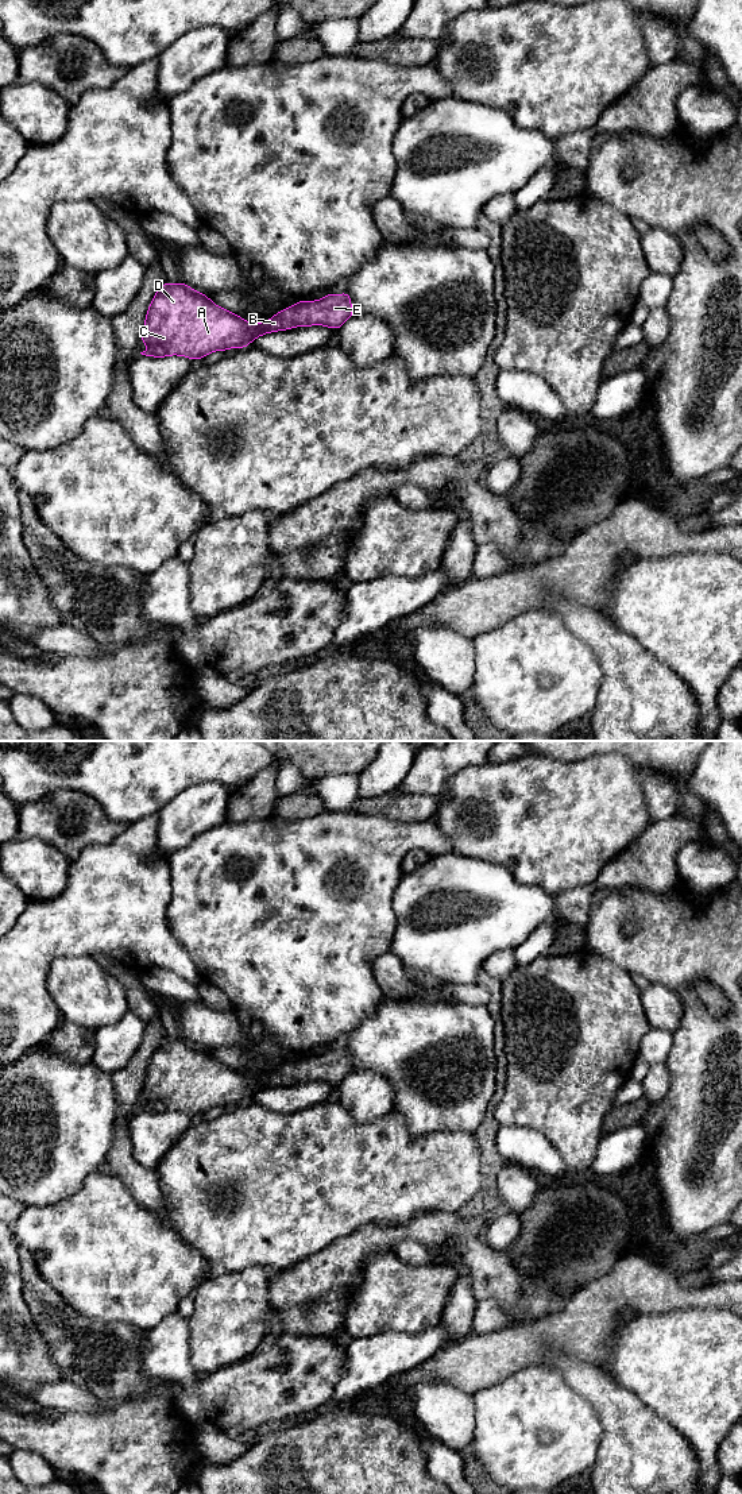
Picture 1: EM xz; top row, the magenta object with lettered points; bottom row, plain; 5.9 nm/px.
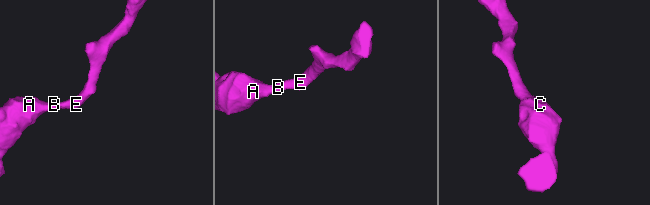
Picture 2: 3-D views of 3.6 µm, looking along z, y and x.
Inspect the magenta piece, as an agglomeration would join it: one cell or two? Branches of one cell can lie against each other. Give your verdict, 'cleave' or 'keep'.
keep

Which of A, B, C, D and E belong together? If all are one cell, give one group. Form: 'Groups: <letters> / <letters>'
Groups: A B C D E

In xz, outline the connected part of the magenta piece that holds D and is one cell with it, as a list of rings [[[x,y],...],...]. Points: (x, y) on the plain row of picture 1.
[[[166,1038],[156,1046],[143,1081],[140,1097],[148,1104],[142,1111],[186,1112],[192,1117],[215,1107],[244,1104],[256,1093],[295,1082],[324,1081],[332,1085],[353,1072],[349,1049],[316,1057],[298,1057],[263,1078],[246,1077],[220,1063],[208,1051],[179,1039]]]

